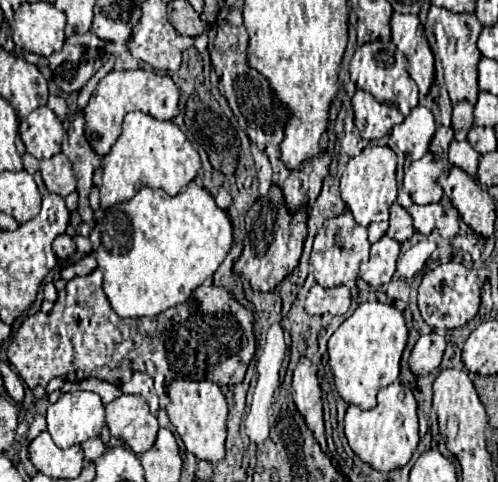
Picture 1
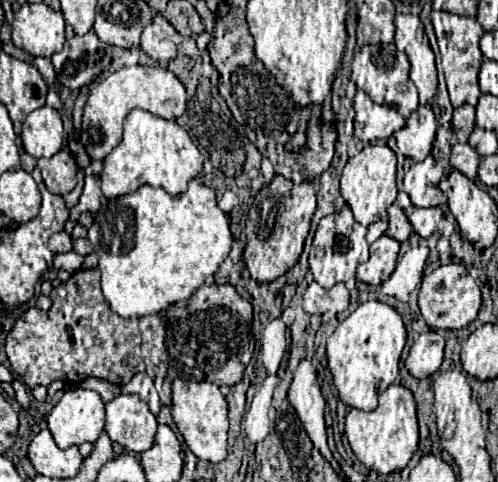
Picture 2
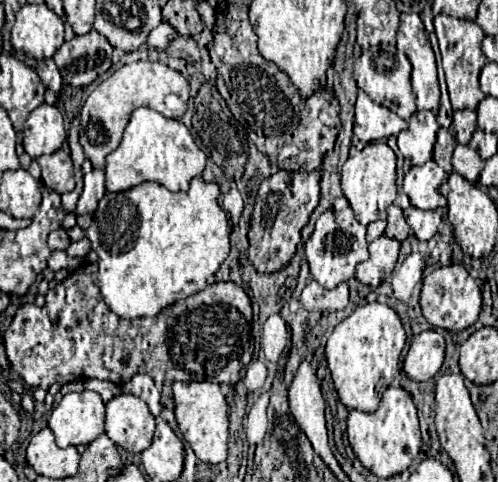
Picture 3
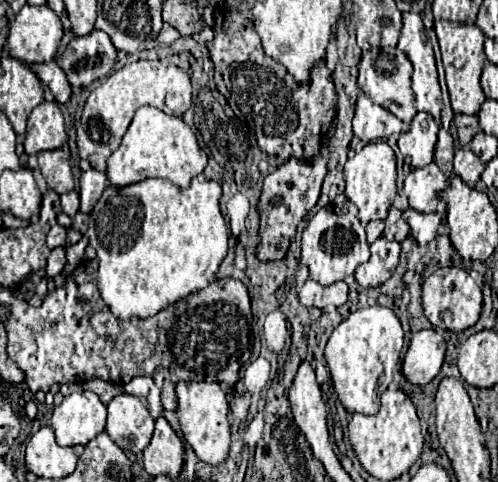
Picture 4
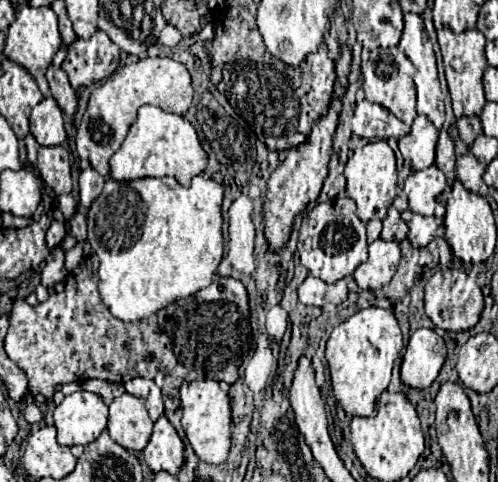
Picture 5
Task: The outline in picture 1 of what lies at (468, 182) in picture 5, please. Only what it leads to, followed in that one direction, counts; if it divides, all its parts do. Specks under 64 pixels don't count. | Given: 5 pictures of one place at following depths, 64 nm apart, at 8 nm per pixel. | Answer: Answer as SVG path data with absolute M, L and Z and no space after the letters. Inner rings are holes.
M452 140L450 150L448 150L448 160L450 160L452 166L458 166L464 172L468 172L470 176L474 176L476 174L476 168L478 168L480 154L466 140L464 142Z

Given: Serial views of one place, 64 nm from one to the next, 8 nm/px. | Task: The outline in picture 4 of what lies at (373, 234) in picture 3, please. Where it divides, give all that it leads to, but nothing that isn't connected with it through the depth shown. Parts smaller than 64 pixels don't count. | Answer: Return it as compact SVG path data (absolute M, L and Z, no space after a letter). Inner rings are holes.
M374 220L366 226L366 236L368 236L368 242L372 244L374 240L378 240L382 236L382 230L384 230L384 222L382 220Z

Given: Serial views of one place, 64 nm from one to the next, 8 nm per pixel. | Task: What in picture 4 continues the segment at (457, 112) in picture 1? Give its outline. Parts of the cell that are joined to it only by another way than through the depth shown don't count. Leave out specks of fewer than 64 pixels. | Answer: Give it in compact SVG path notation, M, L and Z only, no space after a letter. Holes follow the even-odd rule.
M456 114L454 124L458 128L458 140L462 146L466 146L474 134L478 132L478 116L468 116L468 114Z

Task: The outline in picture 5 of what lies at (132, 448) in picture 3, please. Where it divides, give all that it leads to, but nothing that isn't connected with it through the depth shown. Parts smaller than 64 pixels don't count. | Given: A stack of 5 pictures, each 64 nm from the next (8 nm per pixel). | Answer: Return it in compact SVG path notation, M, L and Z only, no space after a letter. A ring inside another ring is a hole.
M128 392L110 404L108 432L116 444L128 452L142 452L150 442L154 422L148 416L144 402Z

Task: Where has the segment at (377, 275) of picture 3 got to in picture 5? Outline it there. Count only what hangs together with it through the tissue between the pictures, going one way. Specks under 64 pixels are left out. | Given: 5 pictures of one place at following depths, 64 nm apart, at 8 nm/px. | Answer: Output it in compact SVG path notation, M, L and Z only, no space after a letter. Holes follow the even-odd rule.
M378 238L368 246L368 254L368 260L356 268L354 280L364 290L378 290L392 280L400 262L400 246Z

